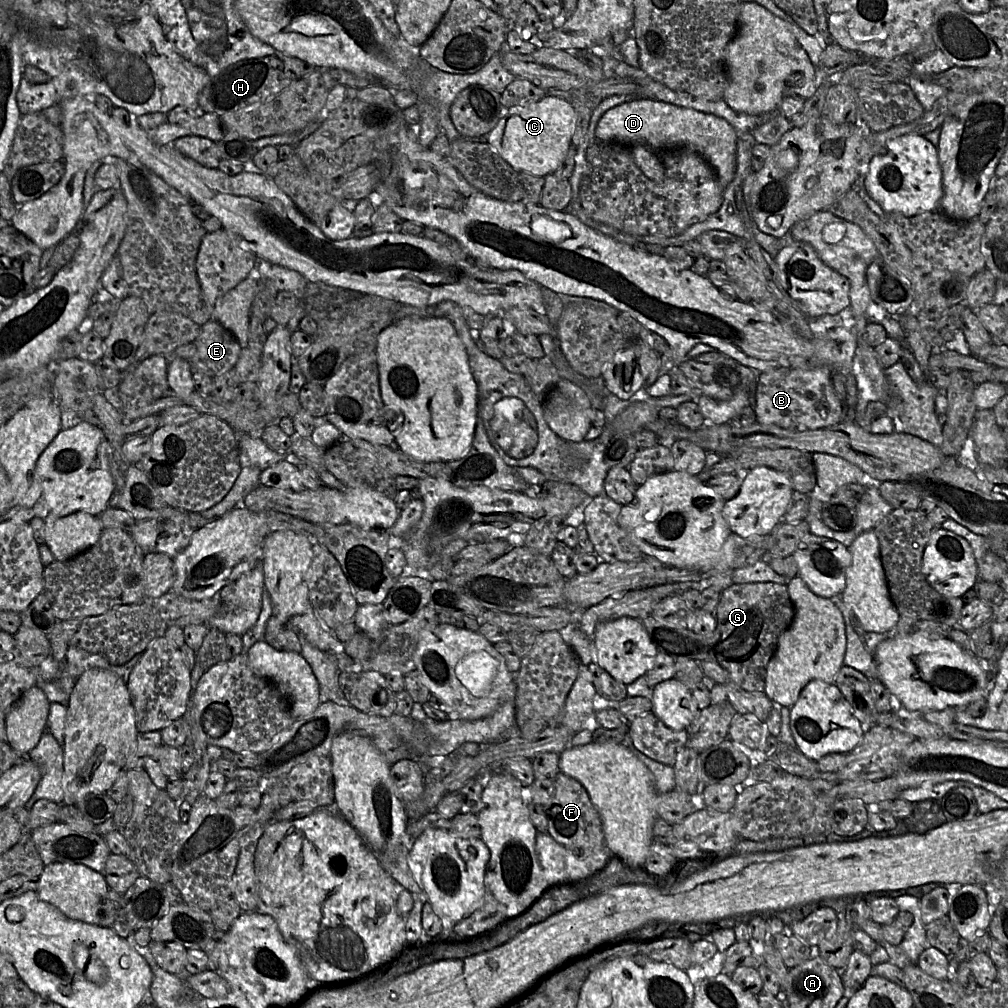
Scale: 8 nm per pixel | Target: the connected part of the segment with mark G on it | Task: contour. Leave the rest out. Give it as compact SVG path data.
M765 582L732 583L722 591L714 615L717 625L709 635L696 634L687 628L669 627L652 616L641 621L658 652L673 659L688 657L698 663L715 661L728 672L730 682L749 692L764 692L767 666L778 638L794 619L794 607L787 586Z

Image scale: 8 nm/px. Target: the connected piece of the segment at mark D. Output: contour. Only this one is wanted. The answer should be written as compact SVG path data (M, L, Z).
M638 98L606 111L595 129L595 138L627 146L645 147L655 153L667 149L687 148L695 151L714 171L725 189L733 180L739 133L723 118L684 108L660 100Z

